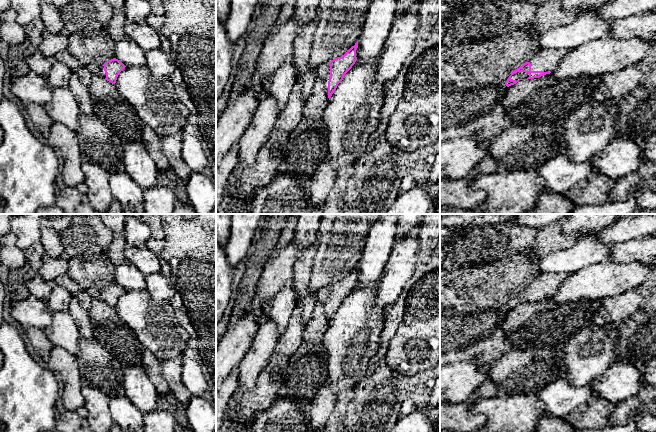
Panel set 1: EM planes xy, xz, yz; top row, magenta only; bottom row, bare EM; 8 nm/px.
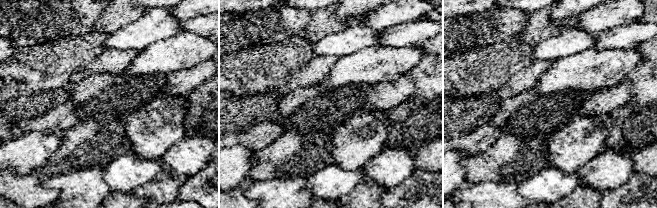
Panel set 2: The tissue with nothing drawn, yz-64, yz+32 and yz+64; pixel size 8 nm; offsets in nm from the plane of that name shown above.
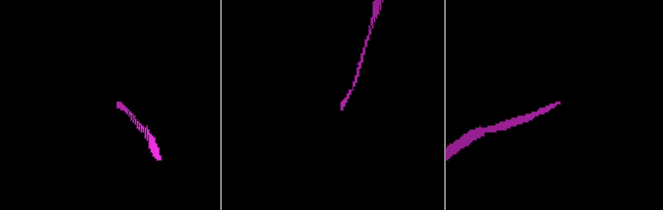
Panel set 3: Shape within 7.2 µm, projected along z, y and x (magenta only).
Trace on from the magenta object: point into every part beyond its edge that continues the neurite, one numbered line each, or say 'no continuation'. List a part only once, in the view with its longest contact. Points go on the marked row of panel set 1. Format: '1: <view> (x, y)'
1: yz (519, 75)

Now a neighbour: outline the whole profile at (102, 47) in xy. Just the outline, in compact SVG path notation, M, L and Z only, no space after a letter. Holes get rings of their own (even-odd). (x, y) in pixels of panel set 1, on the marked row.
M108 31L78 37L68 36L67 50L80 64L92 68L115 58L115 41Z

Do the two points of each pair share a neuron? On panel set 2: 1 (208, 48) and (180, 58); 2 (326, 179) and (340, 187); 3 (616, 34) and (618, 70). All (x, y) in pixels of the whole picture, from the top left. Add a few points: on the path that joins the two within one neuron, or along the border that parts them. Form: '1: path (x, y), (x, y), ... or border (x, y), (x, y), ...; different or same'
1: path (201, 48), (189, 49), (187, 51); same
2: path (329, 182), (337, 184); same
3: border (634, 46), (600, 50), (593, 48); different

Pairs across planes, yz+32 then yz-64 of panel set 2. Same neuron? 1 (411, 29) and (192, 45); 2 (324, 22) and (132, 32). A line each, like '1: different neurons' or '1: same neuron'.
1: different neurons
2: different neurons

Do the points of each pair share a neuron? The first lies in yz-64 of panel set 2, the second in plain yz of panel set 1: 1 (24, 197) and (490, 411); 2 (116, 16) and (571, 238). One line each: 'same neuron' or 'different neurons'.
1: different neurons
2: same neuron

